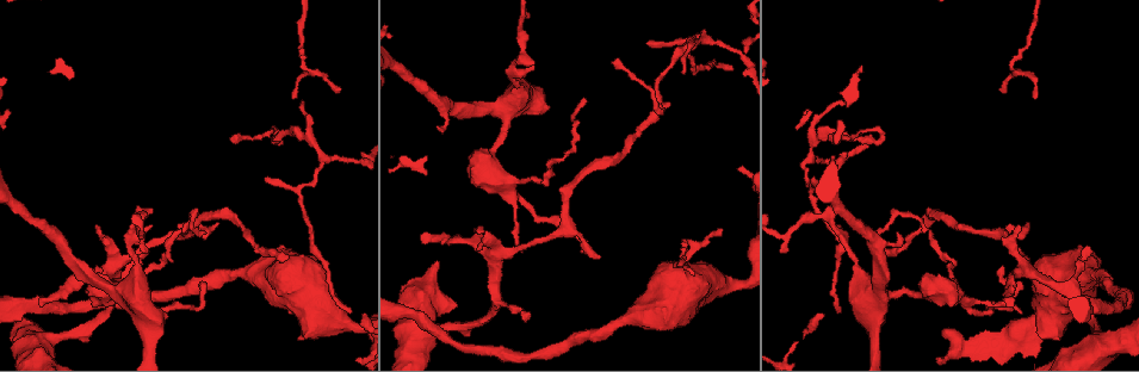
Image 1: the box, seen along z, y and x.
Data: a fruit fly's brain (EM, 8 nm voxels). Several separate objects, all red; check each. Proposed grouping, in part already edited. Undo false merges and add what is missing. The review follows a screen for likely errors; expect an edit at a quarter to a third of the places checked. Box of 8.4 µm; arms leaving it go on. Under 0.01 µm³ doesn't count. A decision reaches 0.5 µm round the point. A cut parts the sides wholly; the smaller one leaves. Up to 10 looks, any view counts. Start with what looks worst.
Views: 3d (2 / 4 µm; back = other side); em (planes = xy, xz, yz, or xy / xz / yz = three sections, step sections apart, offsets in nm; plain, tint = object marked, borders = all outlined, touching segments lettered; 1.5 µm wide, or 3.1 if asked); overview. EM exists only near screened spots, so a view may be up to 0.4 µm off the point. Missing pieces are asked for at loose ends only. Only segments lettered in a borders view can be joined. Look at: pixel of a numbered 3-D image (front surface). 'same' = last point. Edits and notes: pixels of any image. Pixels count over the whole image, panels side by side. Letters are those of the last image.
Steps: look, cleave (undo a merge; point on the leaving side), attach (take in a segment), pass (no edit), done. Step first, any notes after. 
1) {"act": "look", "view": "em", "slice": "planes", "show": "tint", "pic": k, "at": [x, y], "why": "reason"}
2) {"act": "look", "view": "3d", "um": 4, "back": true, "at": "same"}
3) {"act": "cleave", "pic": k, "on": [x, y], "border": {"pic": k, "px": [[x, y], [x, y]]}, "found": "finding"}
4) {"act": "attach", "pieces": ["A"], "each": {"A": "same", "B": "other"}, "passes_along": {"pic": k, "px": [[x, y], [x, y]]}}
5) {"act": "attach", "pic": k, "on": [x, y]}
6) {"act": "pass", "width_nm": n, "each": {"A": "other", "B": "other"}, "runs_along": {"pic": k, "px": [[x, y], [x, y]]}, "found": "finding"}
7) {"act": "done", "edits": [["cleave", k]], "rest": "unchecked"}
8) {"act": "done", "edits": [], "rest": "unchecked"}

{"act": "look", "view": "3d", "um": 4, "pic": 1, "at": [1058, 340], "why": "free end"}

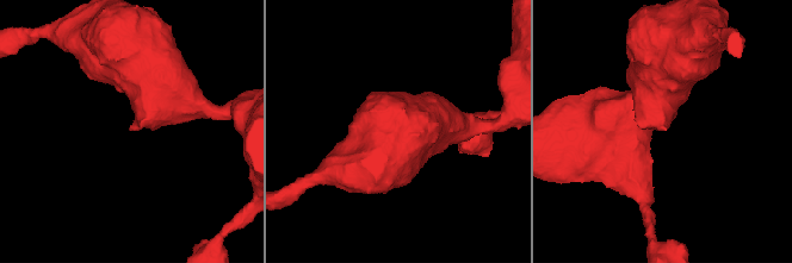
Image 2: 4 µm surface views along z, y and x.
{"act": "look", "view": "em", "slice": "xy", "step": 4, "show": "borders", "pic": 2, "at": [664, 130]}

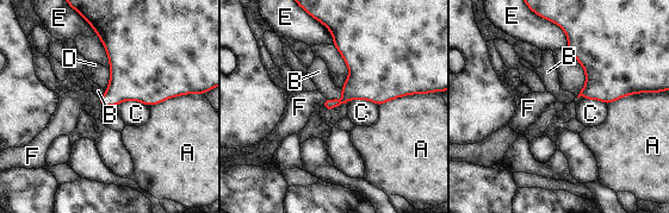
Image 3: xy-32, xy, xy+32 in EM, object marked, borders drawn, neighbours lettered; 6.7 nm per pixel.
{"act": "look", "view": "em", "slice": "planes", "show": "borders", "at": "same", "why": "another direction"}

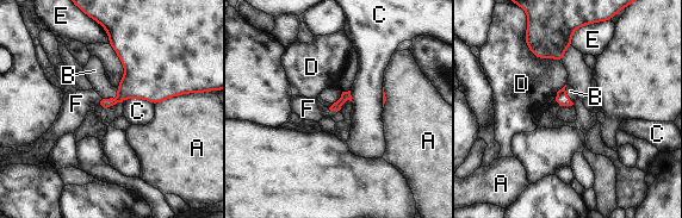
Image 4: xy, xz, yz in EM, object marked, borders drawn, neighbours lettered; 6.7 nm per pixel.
{"act": "pass", "each": {"A": "other", "B": "other", "C": "other", "D": "other", "E": "other", "F": "other"}, "border": {"pic": 4, "px": [[116, 87], [116, 98], [103, 99]]}, "found": "no lettered segment goes on from it"}

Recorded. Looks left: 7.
{"act": "look", "view": "em", "slice": "planes", "show": "borders", "pic": 1, "at": [271, 128], "why": "an open end"}

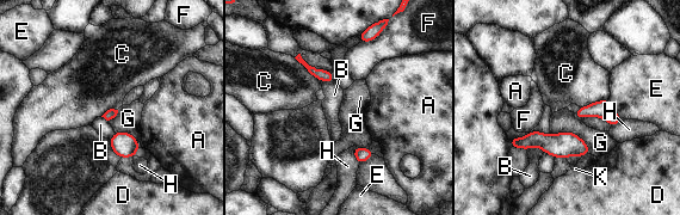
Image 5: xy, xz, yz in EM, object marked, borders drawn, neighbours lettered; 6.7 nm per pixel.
{"act": "pass", "width_nm": 70, "each": {"A": "other", "B": "other", "C": "other", "D": "other", "E": "other", "F": "other", "G": "other", "H": "other", "K": "other"}, "border": {"pic": 5, "px": [[294, 57], [322, 83]]}, "found": "none of them fits"}

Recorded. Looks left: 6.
{"act": "look", "view": "em", "slice": "xz", "step": 8, "show": "borders", "pic": 1, "at": [839, 309], "why": "long arm stops here"}

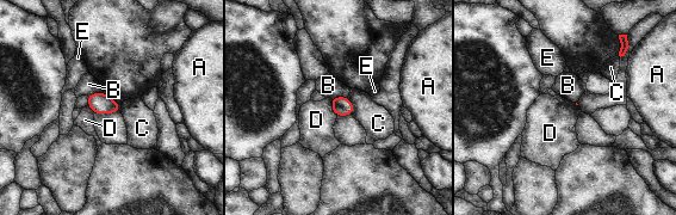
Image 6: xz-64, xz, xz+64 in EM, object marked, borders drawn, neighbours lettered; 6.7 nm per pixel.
{"act": "pass", "each": {"A": "other", "B": "other", "C": "other", "D": "other", "E": "other"}, "border": {"pic": 6, "px": [[329, 98], [332, 111], [336, 116]]}, "found": "no lettered segment goes on from it"}

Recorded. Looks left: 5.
{"act": "look", "view": "em", "slice": "planes", "show": "borders", "pic": 1, "at": [230, 273], "why": "sudden change in width"}

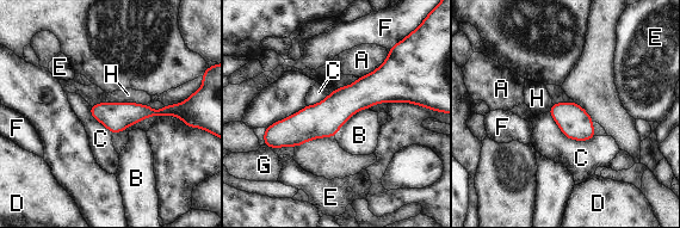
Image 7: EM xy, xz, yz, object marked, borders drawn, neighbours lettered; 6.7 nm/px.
{"act": "pass", "width_nm": 200, "each": {"A": "other", "B": "other", "C": "other", "D": "other", "E": "other", "F": "other", "G": "other", "H": "other"}, "found": "all the same cell"}

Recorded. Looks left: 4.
{"act": "done", "edits": [], "rest": "unchecked"}

